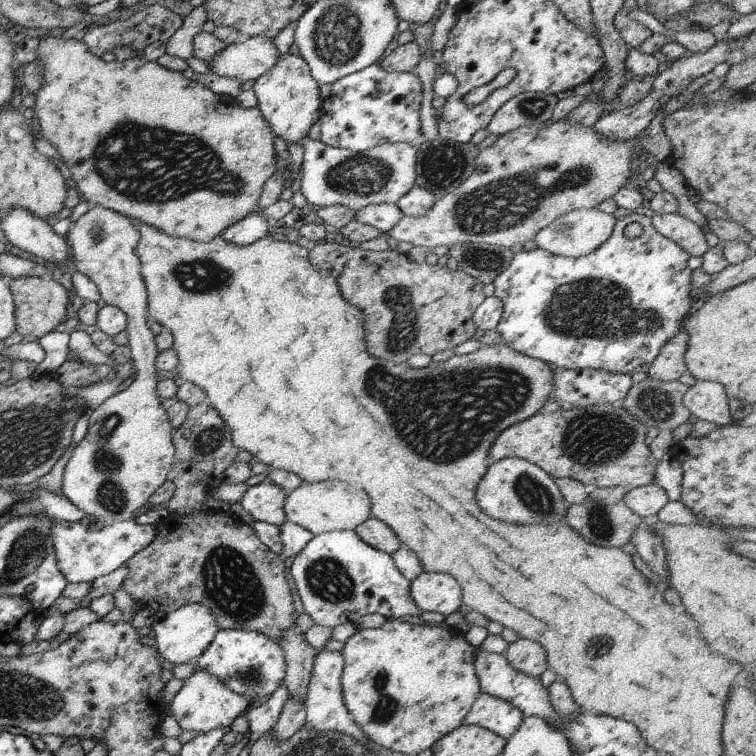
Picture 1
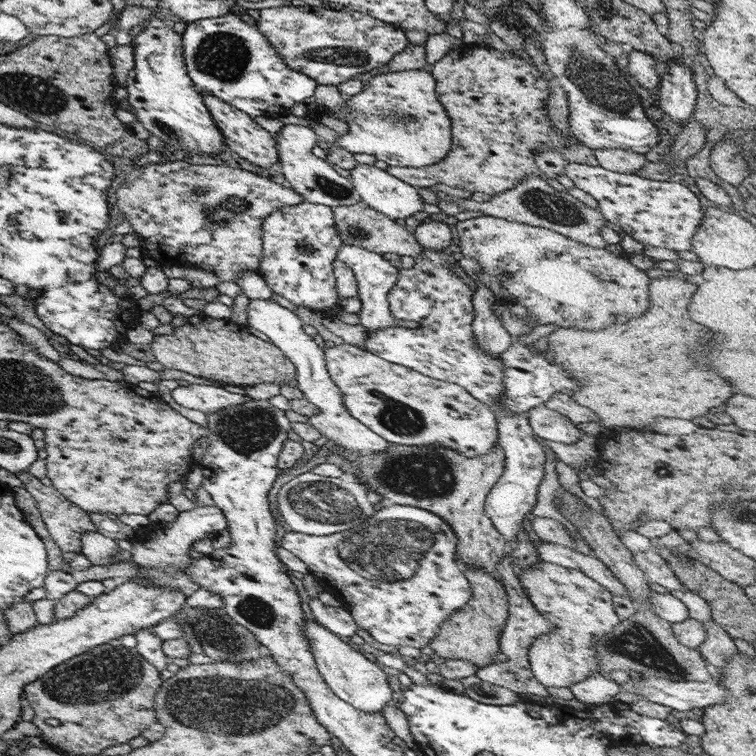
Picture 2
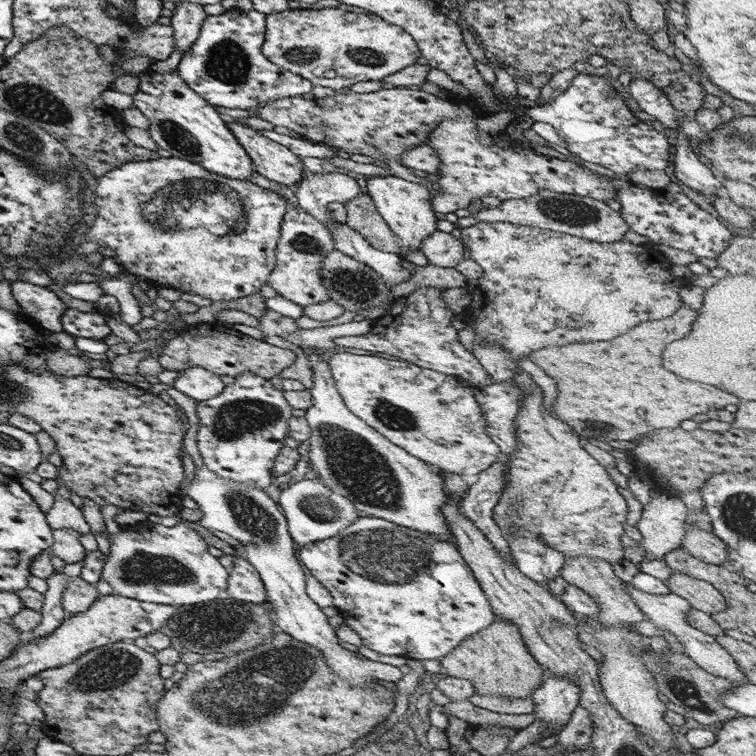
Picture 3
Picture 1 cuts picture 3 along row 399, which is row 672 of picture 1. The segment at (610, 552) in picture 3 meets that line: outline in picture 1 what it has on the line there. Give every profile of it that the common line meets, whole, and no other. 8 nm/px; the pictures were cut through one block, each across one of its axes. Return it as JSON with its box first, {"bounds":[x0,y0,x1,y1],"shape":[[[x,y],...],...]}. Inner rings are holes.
{"bounds":[504,640,546,676],"shape":[[[516,640],[514,644],[509,644],[504,652],[510,666],[526,676],[539,676],[546,668],[546,652],[540,644],[532,640]]]}

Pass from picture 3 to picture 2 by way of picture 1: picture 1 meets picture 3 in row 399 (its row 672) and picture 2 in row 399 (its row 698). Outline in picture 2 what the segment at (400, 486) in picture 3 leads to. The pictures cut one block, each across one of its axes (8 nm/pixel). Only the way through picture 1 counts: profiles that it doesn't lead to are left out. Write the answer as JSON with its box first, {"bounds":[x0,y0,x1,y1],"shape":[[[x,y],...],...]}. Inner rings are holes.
{"bounds":[247,299,389,455],"shape":[[[252,299],[247,316],[247,325],[266,335],[296,367],[297,387],[303,392],[303,398],[315,404],[320,410],[316,416],[308,416],[308,423],[312,427],[318,429],[318,432],[328,440],[333,440],[336,445],[341,445],[346,450],[356,450],[359,455],[387,449],[389,443],[384,438],[375,434],[349,413],[343,401],[343,392],[326,369],[324,349],[304,331],[303,322],[295,312],[273,300]]]}

